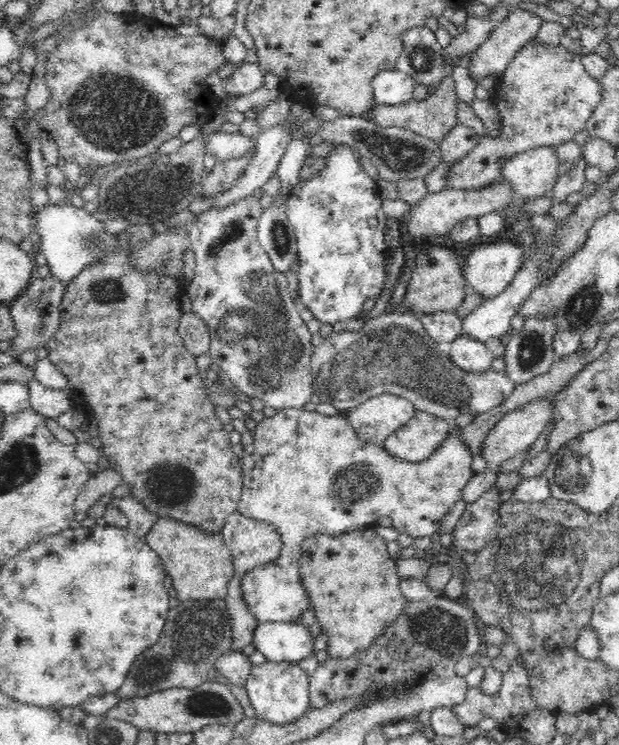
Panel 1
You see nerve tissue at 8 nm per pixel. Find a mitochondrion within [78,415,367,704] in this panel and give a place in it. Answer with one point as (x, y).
(208, 616)

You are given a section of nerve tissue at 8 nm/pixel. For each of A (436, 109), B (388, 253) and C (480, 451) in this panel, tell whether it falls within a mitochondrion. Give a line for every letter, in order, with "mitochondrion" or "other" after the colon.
A: other
B: other
C: other

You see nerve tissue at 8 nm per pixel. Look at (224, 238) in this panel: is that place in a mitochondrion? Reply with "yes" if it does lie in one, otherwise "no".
yes

